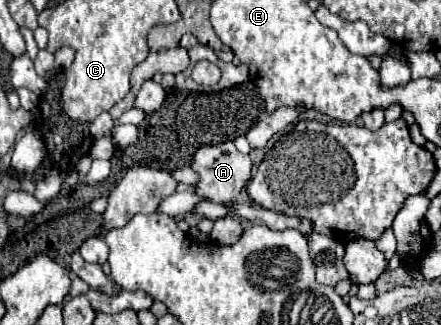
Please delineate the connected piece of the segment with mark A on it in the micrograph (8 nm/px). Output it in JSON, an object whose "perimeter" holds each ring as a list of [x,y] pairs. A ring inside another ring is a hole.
{"perimeter":[[[223,142],[219,146],[205,146],[199,148],[193,156],[191,168],[199,174],[199,184],[195,186],[197,192],[217,204],[235,204],[239,200],[239,194],[243,192],[245,184],[251,178],[251,158],[247,154],[241,154],[233,142]]]}

